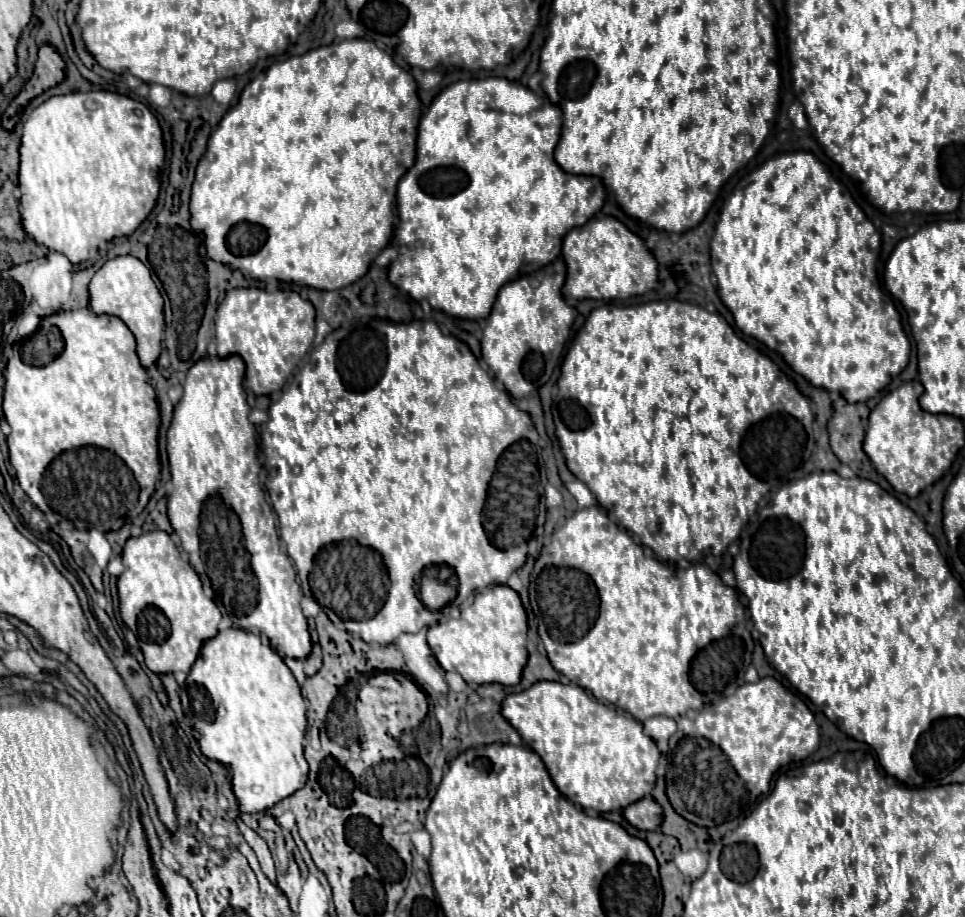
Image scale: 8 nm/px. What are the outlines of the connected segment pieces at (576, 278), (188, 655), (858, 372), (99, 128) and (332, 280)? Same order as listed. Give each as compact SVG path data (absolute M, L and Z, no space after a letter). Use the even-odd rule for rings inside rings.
M614 217L590 219L586 225L570 231L570 235L566 235L562 243L562 257L566 263L566 281L562 285L562 295L568 299L628 299L632 295L642 295L654 289L658 283L658 265L654 255L644 247L640 237L628 231Z
M164 531L130 537L122 551L124 571L118 577L120 615L136 635L144 663L154 673L188 673L206 639L218 633L220 609L202 591L196 571L180 557Z
M786 153L780 157L770 159L764 163L760 169L750 173L732 193L732 197L724 203L720 221L714 229L714 237L710 241L710 257L712 257L712 271L718 279L718 295L722 303L730 309L734 315L734 321L738 329L744 335L750 335L764 343L768 349L780 353L784 361L800 373L810 385L822 387L826 391L836 391L840 397L844 397L848 403L862 403L874 397L878 391L882 391L906 365L908 365L908 355L910 355L910 343L908 337L902 329L900 315L894 307L894 301L890 295L886 295L880 287L878 275L876 275L876 257L878 257L878 247L880 247L880 233L874 229L874 225L866 219L862 219L862 209L854 203L852 195L826 171L826 167L812 155L812 153Z
M110 91L58 95L36 107L24 123L20 145L20 215L22 229L36 243L64 253L78 265L100 241L132 235L156 205L160 167L164 165L162 131L152 111L130 97Z
M350 39L336 45L312 49L304 55L290 57L268 67L244 87L238 103L222 117L222 123L218 123L218 127L210 135L206 155L202 155L196 167L196 177L190 191L190 227L204 235L206 257L238 269L254 281L276 279L282 283L306 285L320 291L336 291L358 281L368 271L374 257L392 241L396 183L414 165L418 119L420 101L412 75L406 69L398 67L394 59L378 49L372 41Z

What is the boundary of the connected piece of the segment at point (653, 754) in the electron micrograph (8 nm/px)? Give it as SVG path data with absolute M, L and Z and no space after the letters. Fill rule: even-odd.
M538 681L530 689L512 693L502 701L502 717L518 731L524 745L540 755L556 789L572 803L608 813L624 809L648 795L656 783L656 767L660 751L656 743L644 735L642 725L630 715L618 715L616 709L598 703L578 685L562 685L556 681Z

